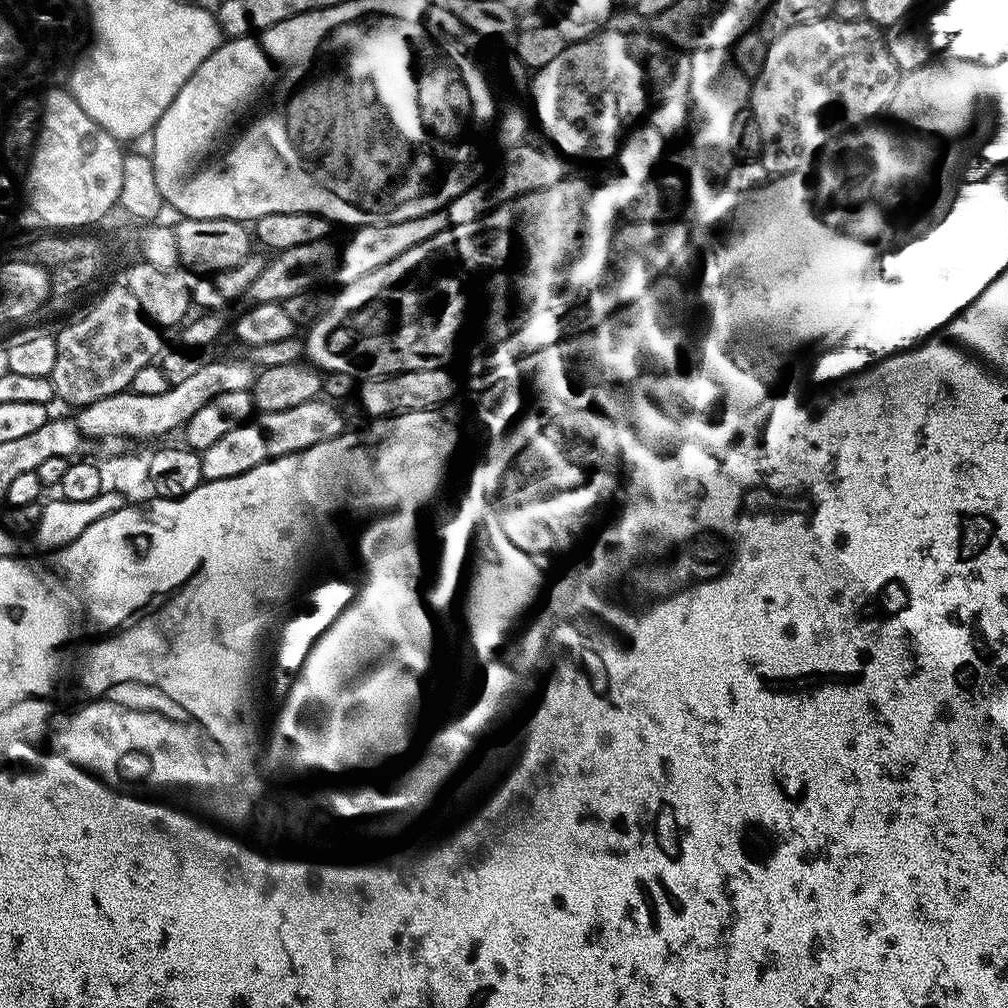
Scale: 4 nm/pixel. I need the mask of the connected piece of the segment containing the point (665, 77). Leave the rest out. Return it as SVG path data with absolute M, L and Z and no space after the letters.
M608 31L595 32L588 40L565 43L562 54L558 54L558 58L553 58L551 62L546 62L546 66L535 69L533 75L536 77L532 80L530 108L531 111L532 108L536 111L534 124L540 127L541 134L548 139L547 147L557 148L568 160L611 161L620 147L622 130L639 121L649 111L648 91L651 88L661 88L665 97L680 96L688 91L690 59L687 55L669 50L663 39L652 34L639 36L636 32Z

